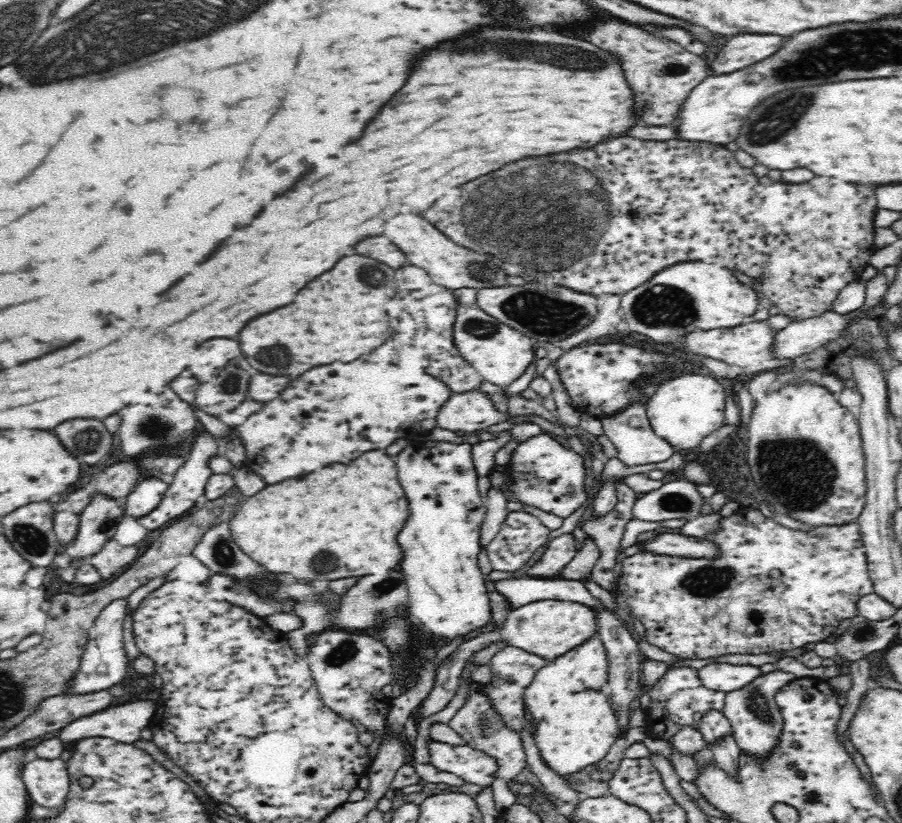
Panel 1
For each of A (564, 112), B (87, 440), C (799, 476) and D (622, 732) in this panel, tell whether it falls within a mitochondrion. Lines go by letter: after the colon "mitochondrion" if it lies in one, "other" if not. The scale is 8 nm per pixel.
A: other
B: mitochondrion
C: mitochondrion
D: other

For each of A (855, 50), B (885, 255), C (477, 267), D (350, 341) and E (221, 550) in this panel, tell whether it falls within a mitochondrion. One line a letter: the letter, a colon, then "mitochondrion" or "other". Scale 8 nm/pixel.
A: mitochondrion
B: other
C: mitochondrion
D: other
E: mitochondrion

